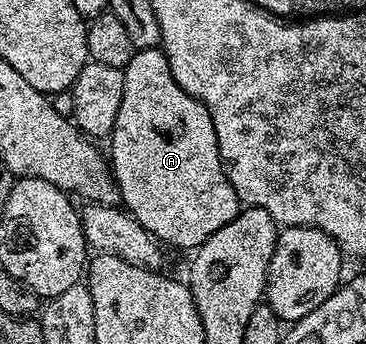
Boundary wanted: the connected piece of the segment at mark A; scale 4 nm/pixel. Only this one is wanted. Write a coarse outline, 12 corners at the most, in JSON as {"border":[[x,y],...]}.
{"border":[[164,49],[125,65],[121,202],[192,251],[235,220],[205,105]]}

